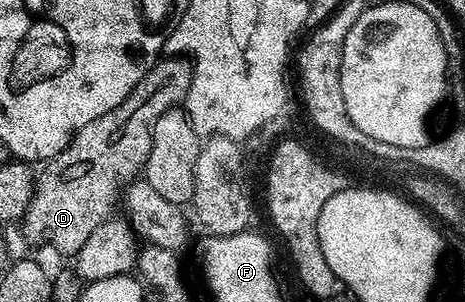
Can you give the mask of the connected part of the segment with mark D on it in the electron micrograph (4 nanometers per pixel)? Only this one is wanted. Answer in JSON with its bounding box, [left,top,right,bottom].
[19,58,193,256]

